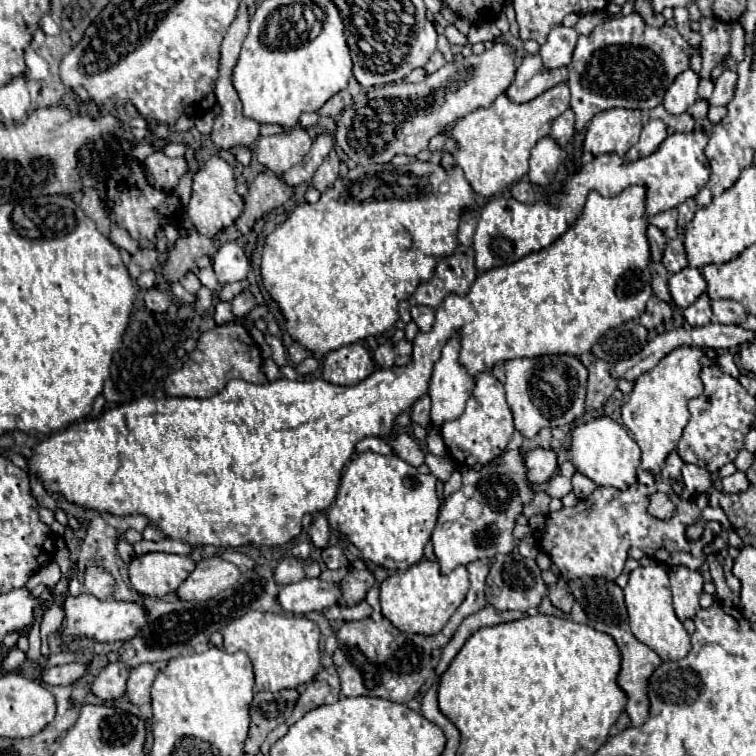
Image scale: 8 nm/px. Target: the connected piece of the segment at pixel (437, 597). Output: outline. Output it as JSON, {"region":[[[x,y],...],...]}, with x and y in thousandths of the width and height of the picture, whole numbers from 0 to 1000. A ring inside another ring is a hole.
{"region":[[[557,741],[538,751],[536,757],[517,759],[512,767],[507,767],[501,775],[501,791],[507,815],[530,836],[573,841],[583,836],[589,823],[612,796],[618,780],[620,780],[620,757],[615,749],[602,751],[597,759],[583,759],[578,741]]]}

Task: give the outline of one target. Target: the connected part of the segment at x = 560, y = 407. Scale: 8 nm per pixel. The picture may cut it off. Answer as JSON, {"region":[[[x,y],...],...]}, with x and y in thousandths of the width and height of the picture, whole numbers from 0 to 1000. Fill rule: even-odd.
{"region":[[[713,471],[713,474],[687,474],[687,476],[671,476],[665,481],[668,487],[668,519],[671,519],[671,534],[676,537],[679,556],[681,556],[681,569],[692,574],[692,579],[708,579],[710,571],[721,563],[742,563],[742,561],[755,561],[763,553],[771,550],[774,540],[774,511],[776,511],[776,487],[766,479],[761,471]]]}

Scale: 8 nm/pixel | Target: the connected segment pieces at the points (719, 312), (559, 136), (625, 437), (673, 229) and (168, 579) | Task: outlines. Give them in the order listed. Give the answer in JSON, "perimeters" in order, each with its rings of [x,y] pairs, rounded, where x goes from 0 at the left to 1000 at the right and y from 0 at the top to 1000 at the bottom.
{"perimeters":[[[[946,397],[940,399],[943,423],[951,429],[980,429],[988,423],[985,407],[972,397]]],[[[747,146],[729,169],[729,183],[734,183],[742,193],[750,193],[758,185],[761,177],[761,156],[758,156],[758,146]]],[[[795,550],[790,556],[766,561],[755,571],[753,598],[763,624],[782,632],[790,643],[811,643],[819,648],[829,648],[843,638],[843,616],[848,611],[848,595],[843,585],[829,574],[829,569],[806,550]]],[[[888,275],[888,278],[880,278],[874,283],[866,283],[861,291],[861,296],[866,296],[885,317],[888,315],[896,315],[898,312],[898,299],[896,299],[896,275]]],[[[200,730],[173,741],[171,767],[184,786],[213,791],[231,783],[255,754],[258,743],[250,735]]]]}

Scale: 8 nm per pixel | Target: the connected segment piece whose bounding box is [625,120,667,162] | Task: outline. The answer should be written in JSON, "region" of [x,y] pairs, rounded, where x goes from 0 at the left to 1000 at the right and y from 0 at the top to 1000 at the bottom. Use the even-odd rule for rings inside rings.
{"region":[[[858,159],[848,172],[845,188],[827,204],[827,212],[837,214],[843,209],[851,209],[853,204],[864,204],[864,198],[869,198],[869,193],[874,193],[880,183],[882,183],[882,164],[877,159]]]}

